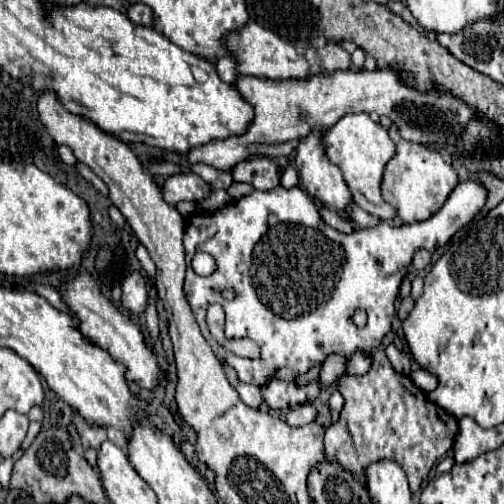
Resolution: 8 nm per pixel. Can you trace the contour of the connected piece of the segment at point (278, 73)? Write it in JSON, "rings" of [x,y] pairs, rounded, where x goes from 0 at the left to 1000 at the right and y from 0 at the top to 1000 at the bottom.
{"rings":[[[494,46],[490,54],[478,58],[478,65],[454,69],[450,93],[470,117],[470,137],[478,149],[502,149],[502,153],[522,153],[522,157],[542,157],[542,161],[609,157],[621,149],[613,137],[613,125],[605,121],[601,109],[589,105],[581,85],[554,77],[542,62],[530,62],[510,46]]]}

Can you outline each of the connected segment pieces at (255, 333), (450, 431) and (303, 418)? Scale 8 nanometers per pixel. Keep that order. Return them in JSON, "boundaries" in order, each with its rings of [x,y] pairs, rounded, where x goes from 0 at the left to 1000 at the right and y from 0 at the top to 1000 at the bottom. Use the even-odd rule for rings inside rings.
{"boundaries":[[[[927,355],[899,375],[883,407],[847,438],[796,446],[796,450],[780,450],[756,438],[748,450],[732,450],[685,466],[641,442],[621,391],[613,391],[597,371],[581,371],[581,375],[550,371],[542,379],[502,379],[498,387],[478,391],[474,399],[458,399],[442,419],[415,423],[415,427],[395,423],[371,435],[367,474],[363,474],[367,522],[371,522],[367,589],[383,613],[399,661],[407,665],[427,704],[446,712],[454,724],[462,724],[482,760],[518,768],[534,748],[581,756],[593,740],[613,736],[617,724],[645,716],[645,708],[657,700],[677,700],[685,708],[696,708],[704,692],[720,692],[724,700],[748,692],[764,661],[776,653],[776,637],[784,625],[784,589],[792,581],[792,565],[808,538],[808,526],[819,514],[819,502],[827,494],[863,498],[867,486],[883,486],[915,450],[923,450],[962,411],[962,403],[966,403],[966,371],[958,371],[954,359]],[[395,494],[411,498],[431,518],[431,538],[419,550],[391,550],[391,542],[379,534],[379,514]],[[450,573],[470,581],[462,597],[442,593],[438,581]],[[419,601],[435,601],[446,617],[446,669],[502,673],[518,692],[514,712],[470,708],[458,696],[442,692],[419,669],[407,641],[407,617]],[[704,613],[724,613],[732,629],[720,653],[712,653],[700,641]]],[[[764,692],[740,700],[740,732],[724,744],[677,744],[665,756],[685,792],[681,827],[645,855],[645,907],[669,915],[685,935],[716,938],[748,911],[784,911],[808,938],[815,974],[831,974],[859,919],[875,911],[907,867],[911,843],[899,823],[851,796],[847,780],[800,740],[780,736]]],[[[617,800],[593,804],[589,812],[581,812],[565,823],[565,839],[573,839],[573,843],[609,843],[609,839],[621,839],[625,831],[629,831],[629,812]]]]}

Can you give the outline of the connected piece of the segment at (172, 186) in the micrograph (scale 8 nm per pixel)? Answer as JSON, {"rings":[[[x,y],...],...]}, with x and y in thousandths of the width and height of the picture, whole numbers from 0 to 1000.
{"rings":[[[355,343],[343,347],[327,359],[327,367],[319,371],[323,391],[335,407],[351,407],[355,399],[403,399],[419,387],[419,367],[407,363],[395,347],[387,343]]]}

